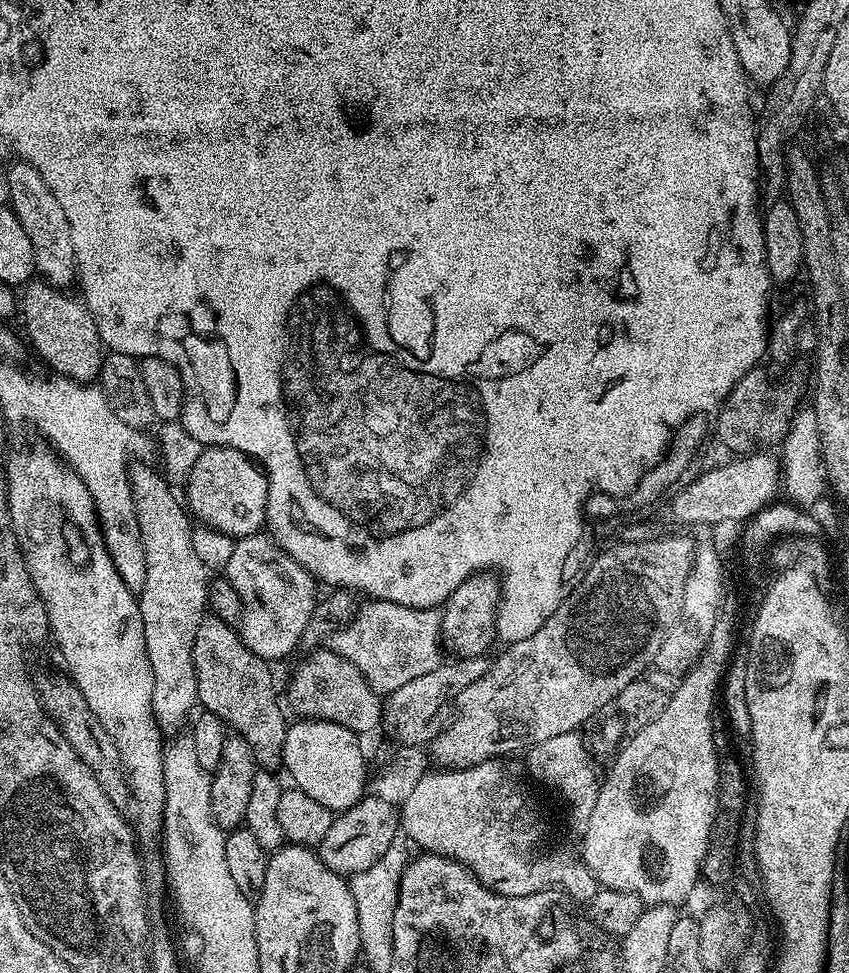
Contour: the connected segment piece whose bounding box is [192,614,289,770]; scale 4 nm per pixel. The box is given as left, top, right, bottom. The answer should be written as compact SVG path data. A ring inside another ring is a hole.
M205 614L198 626L198 634L194 634L192 661L199 707L215 714L235 735L246 738L261 769L279 769L289 721L284 720L284 712L276 701L269 661L258 658L254 650L247 648L233 625L211 614Z

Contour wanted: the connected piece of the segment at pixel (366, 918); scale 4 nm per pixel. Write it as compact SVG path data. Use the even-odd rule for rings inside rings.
M400 827L394 834L393 841L377 862L367 870L362 870L349 879L351 893L354 897L355 910L358 911L359 940L368 940L368 948L361 952L389 952L393 954L393 946L388 944L388 912L397 909L398 886L400 873L412 856L412 843L408 832Z

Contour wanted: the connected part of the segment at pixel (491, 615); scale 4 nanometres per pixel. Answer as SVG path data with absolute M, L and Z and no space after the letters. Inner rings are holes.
M491 571L476 572L470 578L463 580L459 586L448 595L439 609L440 639L443 647L448 648L456 658L469 656L484 656L496 634L496 605L500 603L501 581Z

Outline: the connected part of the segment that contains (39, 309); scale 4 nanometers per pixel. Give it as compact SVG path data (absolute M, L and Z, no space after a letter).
M33 278L23 285L19 293L18 312L24 315L24 332L33 350L52 367L51 371L55 375L77 380L79 384L90 384L100 375L106 349L83 299L76 297L75 300L70 293L43 278Z

